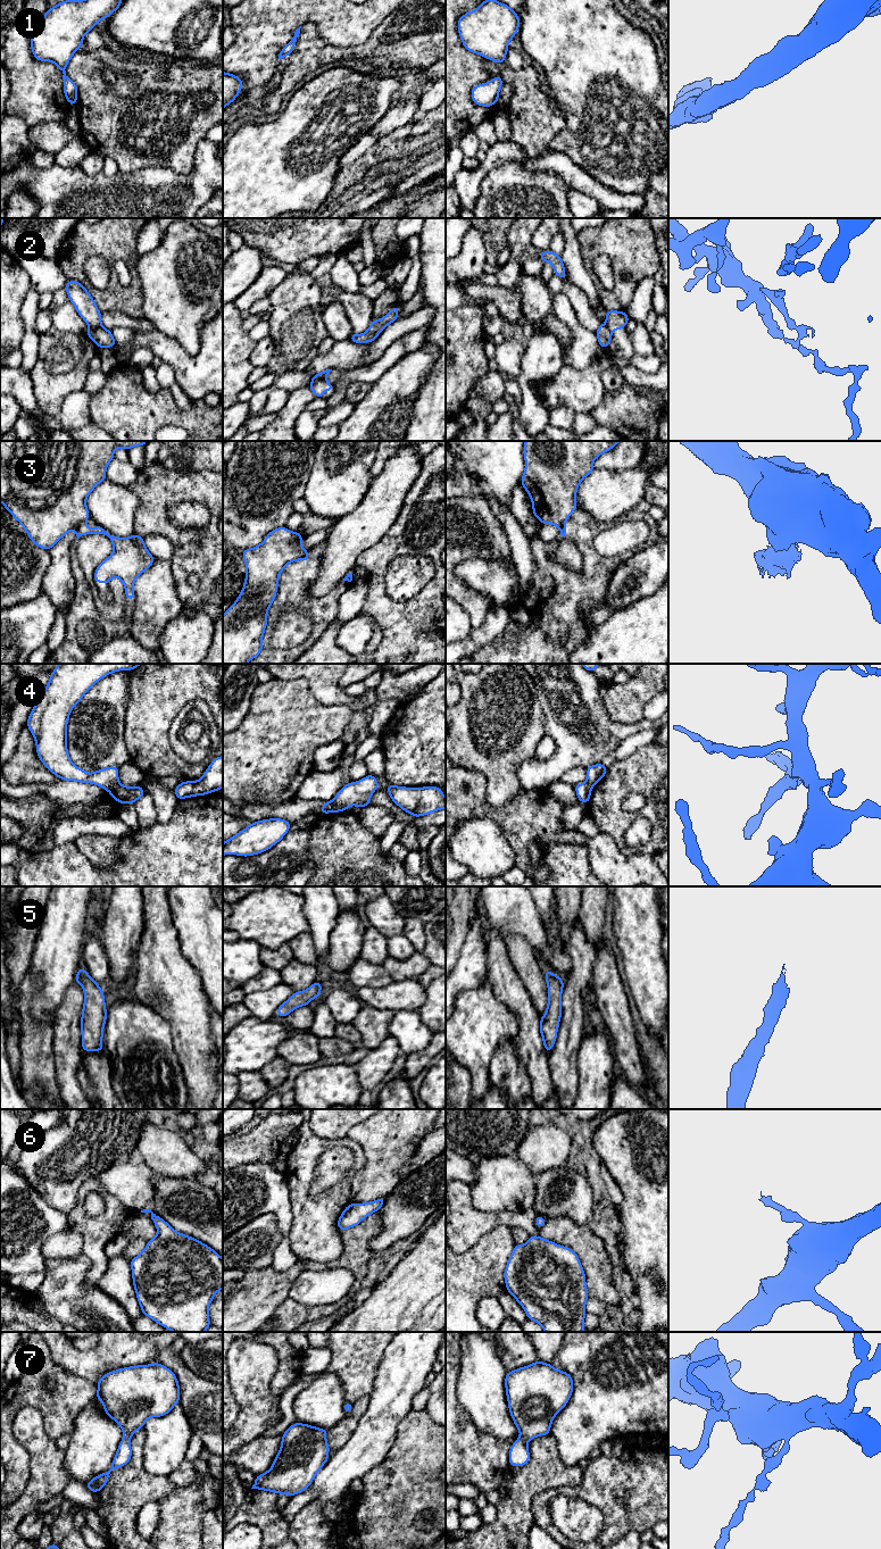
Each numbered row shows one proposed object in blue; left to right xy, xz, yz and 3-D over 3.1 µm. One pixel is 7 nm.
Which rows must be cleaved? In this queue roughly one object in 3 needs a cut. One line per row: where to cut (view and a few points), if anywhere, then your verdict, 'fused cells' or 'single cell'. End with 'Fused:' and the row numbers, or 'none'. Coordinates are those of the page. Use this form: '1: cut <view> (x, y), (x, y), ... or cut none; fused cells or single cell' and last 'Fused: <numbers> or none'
1: cut none; single cell
2: cut xy (102, 326), (90, 329); fused cells
3: cut xy (83, 522), (72, 529); fused cells
4: cut xz (332, 800), (342, 810); fused cells
5: cut none; single cell
6: cut none; single cell
7: cut none; single cell
Fused: 2, 3, 4

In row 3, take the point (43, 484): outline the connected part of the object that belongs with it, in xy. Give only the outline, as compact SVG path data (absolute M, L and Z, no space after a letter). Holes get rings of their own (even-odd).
M0 441L0 502L13 517L20 523L35 546L50 550L76 525L90 518L90 513L86 507L86 497L99 483L107 478L106 469L108 464L114 460L114 451L117 448L128 450L133 447L146 445L147 442L148 441Z

